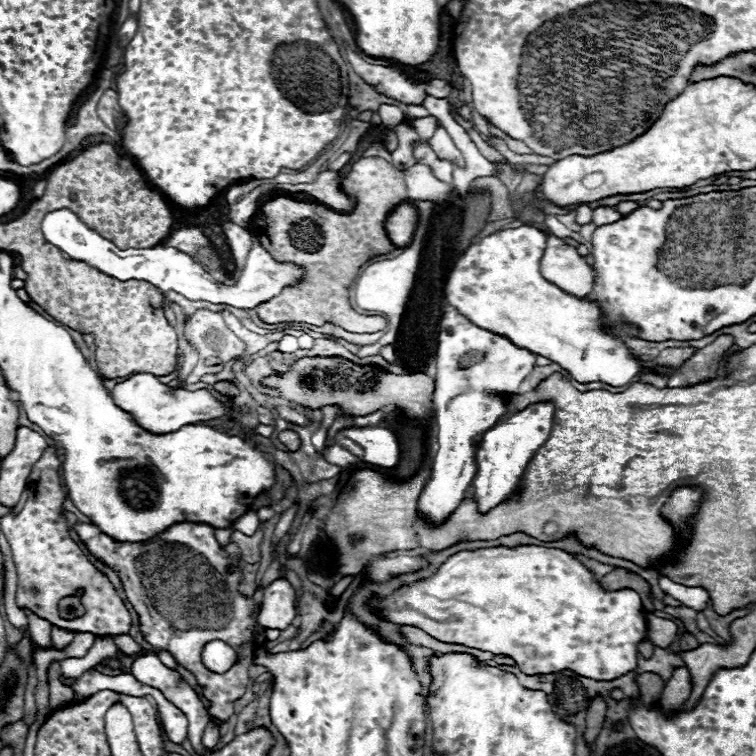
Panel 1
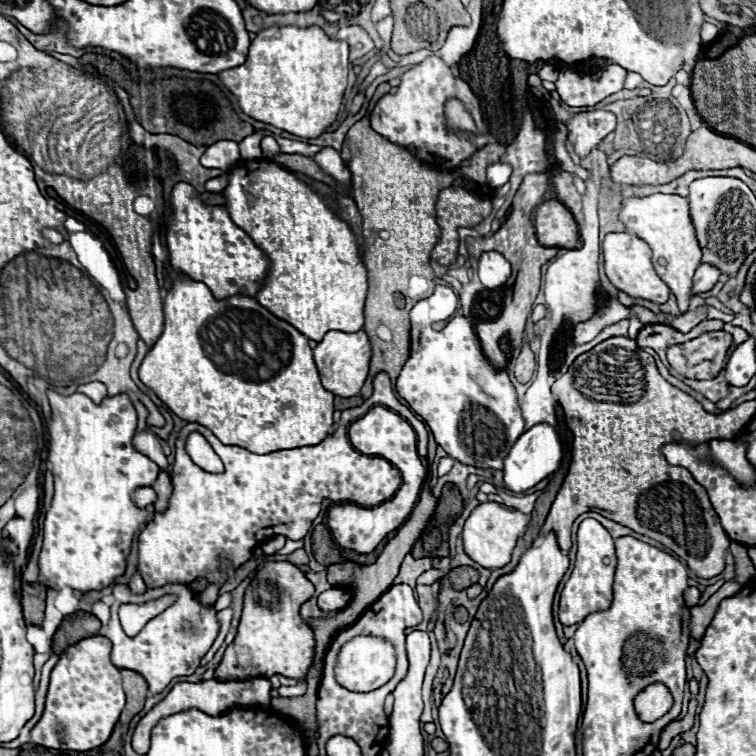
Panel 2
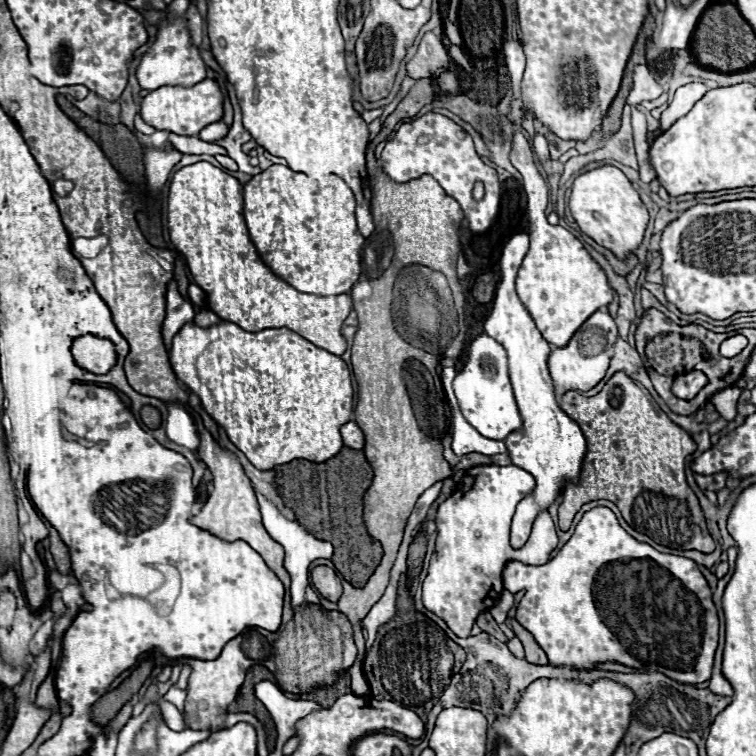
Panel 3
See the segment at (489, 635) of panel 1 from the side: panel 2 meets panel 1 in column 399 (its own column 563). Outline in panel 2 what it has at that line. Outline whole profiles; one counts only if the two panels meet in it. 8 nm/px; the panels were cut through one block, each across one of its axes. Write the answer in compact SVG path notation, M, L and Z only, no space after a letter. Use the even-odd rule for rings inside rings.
M586 518L578 528L578 554L576 564L570 574L570 580L566 582L562 596L560 596L560 622L564 626L572 626L582 622L588 614L606 610L612 602L612 582L614 582L614 570L616 570L616 554L614 554L614 540L608 534L608 530L596 522L594 518Z

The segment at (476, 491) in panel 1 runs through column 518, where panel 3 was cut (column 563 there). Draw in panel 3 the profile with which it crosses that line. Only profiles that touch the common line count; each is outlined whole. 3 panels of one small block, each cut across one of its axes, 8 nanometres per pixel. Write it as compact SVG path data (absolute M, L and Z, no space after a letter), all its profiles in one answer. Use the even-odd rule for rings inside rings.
M514 234L500 258L500 270L502 280L498 284L496 296L494 296L494 308L490 316L484 322L484 330L490 338L494 338L500 346L504 346L508 354L508 372L514 388L514 396L520 408L520 416L524 420L522 430L510 434L506 438L508 454L512 458L512 464L530 472L536 480L536 488L530 496L526 496L512 518L512 534L510 544L514 548L522 548L532 532L532 522L538 516L540 510L548 508L558 492L564 488L566 482L578 482L582 458L586 454L586 440L578 428L578 424L560 410L556 398L554 398L554 380L548 370L548 358L550 358L550 346L538 332L530 312L520 302L516 294L516 272L522 264L522 258L528 252L528 234Z

